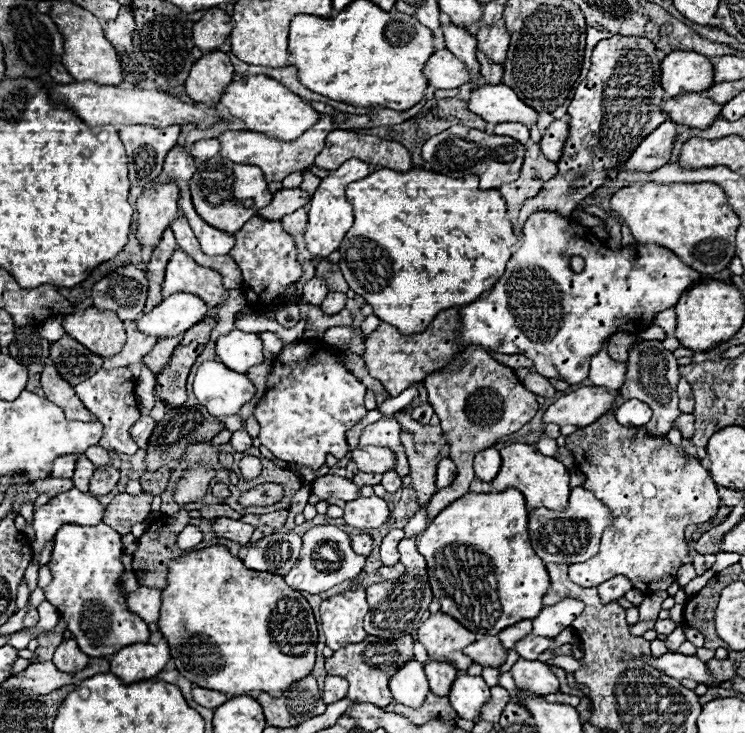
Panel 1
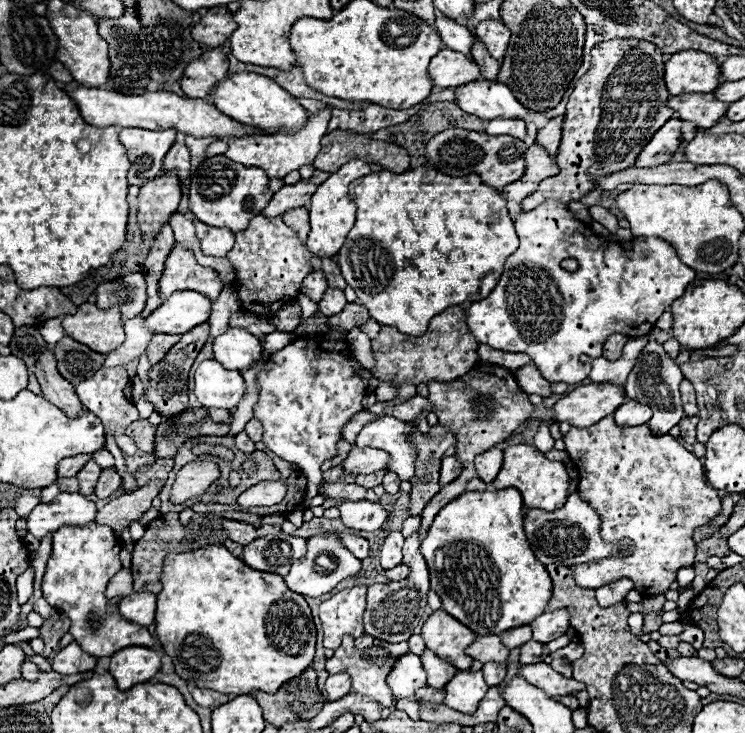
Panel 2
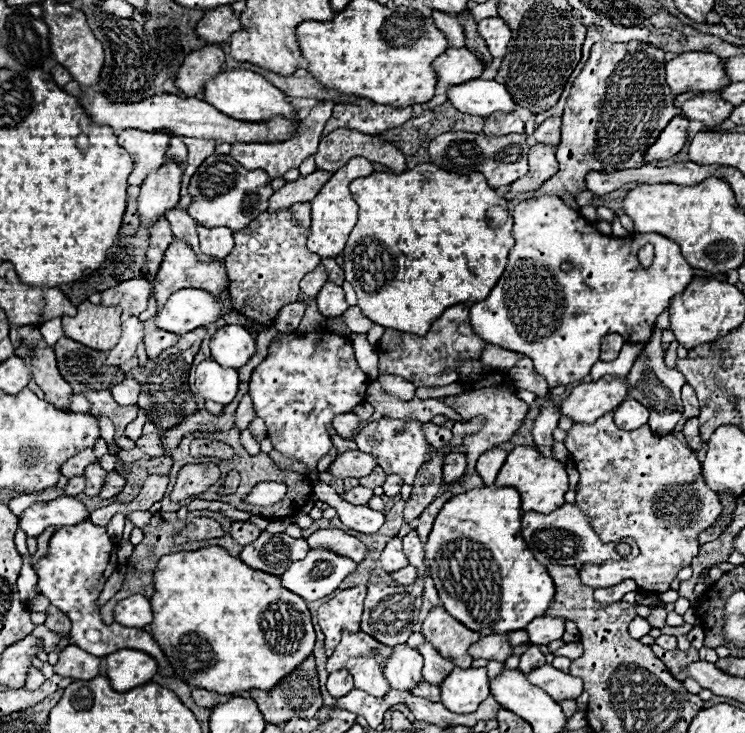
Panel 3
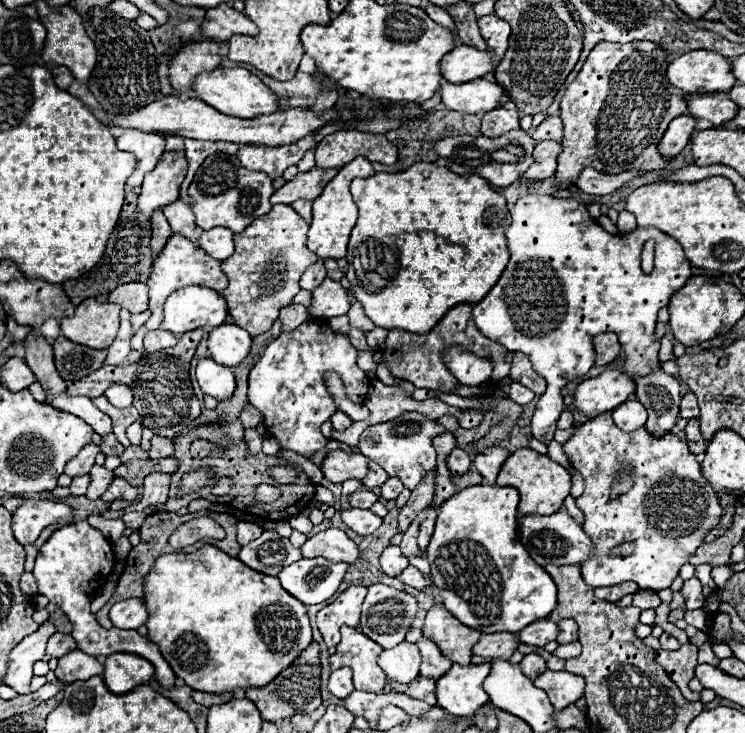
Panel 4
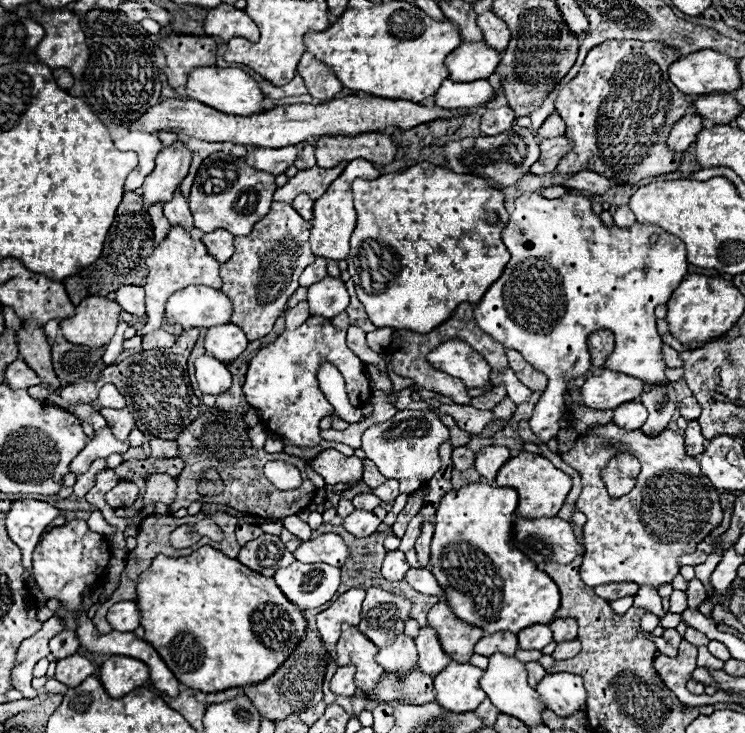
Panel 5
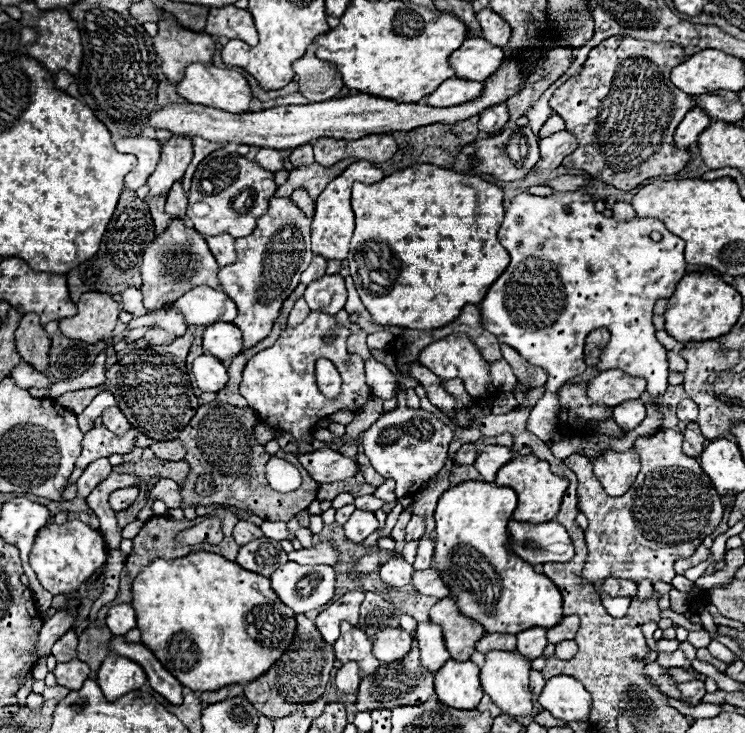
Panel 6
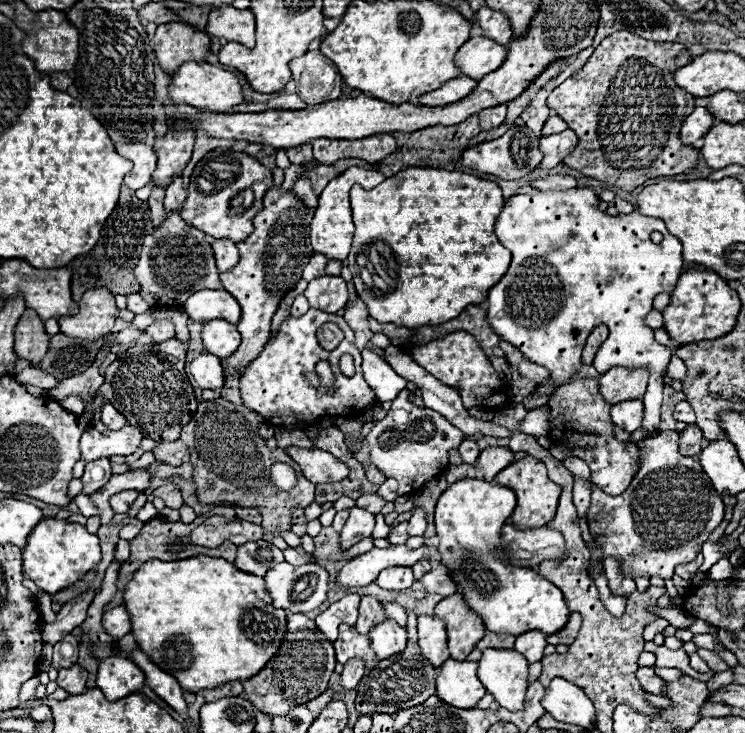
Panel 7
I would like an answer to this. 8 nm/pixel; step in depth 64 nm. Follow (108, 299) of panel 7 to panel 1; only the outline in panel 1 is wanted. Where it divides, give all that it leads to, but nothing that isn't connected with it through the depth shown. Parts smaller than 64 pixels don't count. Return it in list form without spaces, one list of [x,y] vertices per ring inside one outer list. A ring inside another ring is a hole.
[[[94,306],[66,316],[62,326],[68,336],[102,358],[118,354],[126,342],[126,332],[118,314],[106,310],[102,312]]]

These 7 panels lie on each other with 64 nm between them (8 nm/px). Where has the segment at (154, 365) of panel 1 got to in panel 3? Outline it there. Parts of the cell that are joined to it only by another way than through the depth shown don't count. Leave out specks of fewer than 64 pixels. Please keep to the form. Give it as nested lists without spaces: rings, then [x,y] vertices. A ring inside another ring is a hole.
[[[154,328],[152,332],[148,332],[144,336],[144,344],[146,344],[148,358],[156,358],[162,350],[174,346],[176,342],[178,342],[178,336],[176,334],[168,334],[166,330],[158,330],[158,328]]]

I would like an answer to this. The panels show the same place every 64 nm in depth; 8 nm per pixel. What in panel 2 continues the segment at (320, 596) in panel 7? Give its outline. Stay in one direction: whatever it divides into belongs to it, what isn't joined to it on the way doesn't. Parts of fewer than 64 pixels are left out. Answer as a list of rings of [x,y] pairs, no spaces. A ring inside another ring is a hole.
[[[312,536],[308,538],[312,540],[312,546],[308,546],[308,552],[304,558],[300,558],[298,562],[292,564],[290,572],[284,576],[284,582],[286,586],[292,590],[292,592],[298,592],[302,596],[322,596],[322,594],[328,594],[338,582],[342,582],[344,578],[348,576],[354,576],[358,570],[360,570],[360,560],[354,558],[342,544],[336,536]],[[328,564],[330,570],[324,570]]]

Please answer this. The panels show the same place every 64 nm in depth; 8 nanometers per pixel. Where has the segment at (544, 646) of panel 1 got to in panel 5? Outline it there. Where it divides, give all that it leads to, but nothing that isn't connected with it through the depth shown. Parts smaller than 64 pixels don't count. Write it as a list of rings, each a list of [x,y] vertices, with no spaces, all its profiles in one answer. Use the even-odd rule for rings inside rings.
[[[528,662],[528,664],[526,664],[526,670],[528,670],[528,680],[530,680],[532,688],[536,688],[536,684],[544,678],[546,670],[544,670],[538,662]]]

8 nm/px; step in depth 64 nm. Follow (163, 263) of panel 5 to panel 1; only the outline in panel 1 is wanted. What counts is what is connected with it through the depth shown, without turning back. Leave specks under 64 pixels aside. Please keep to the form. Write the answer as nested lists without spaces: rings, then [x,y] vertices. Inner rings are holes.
[[[176,250],[170,256],[170,262],[166,266],[166,278],[162,284],[162,296],[168,298],[176,292],[190,292],[208,304],[208,308],[214,308],[216,304],[224,302],[228,298],[226,288],[222,286],[222,278],[216,270],[198,266],[186,252]]]

